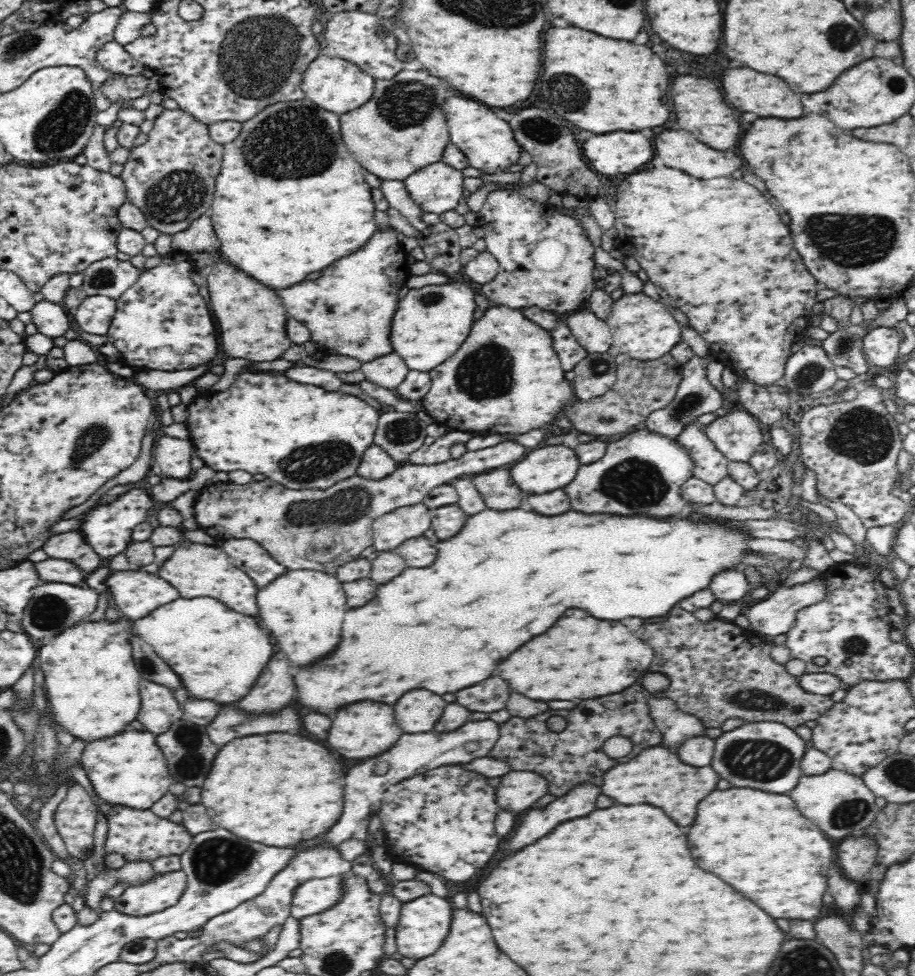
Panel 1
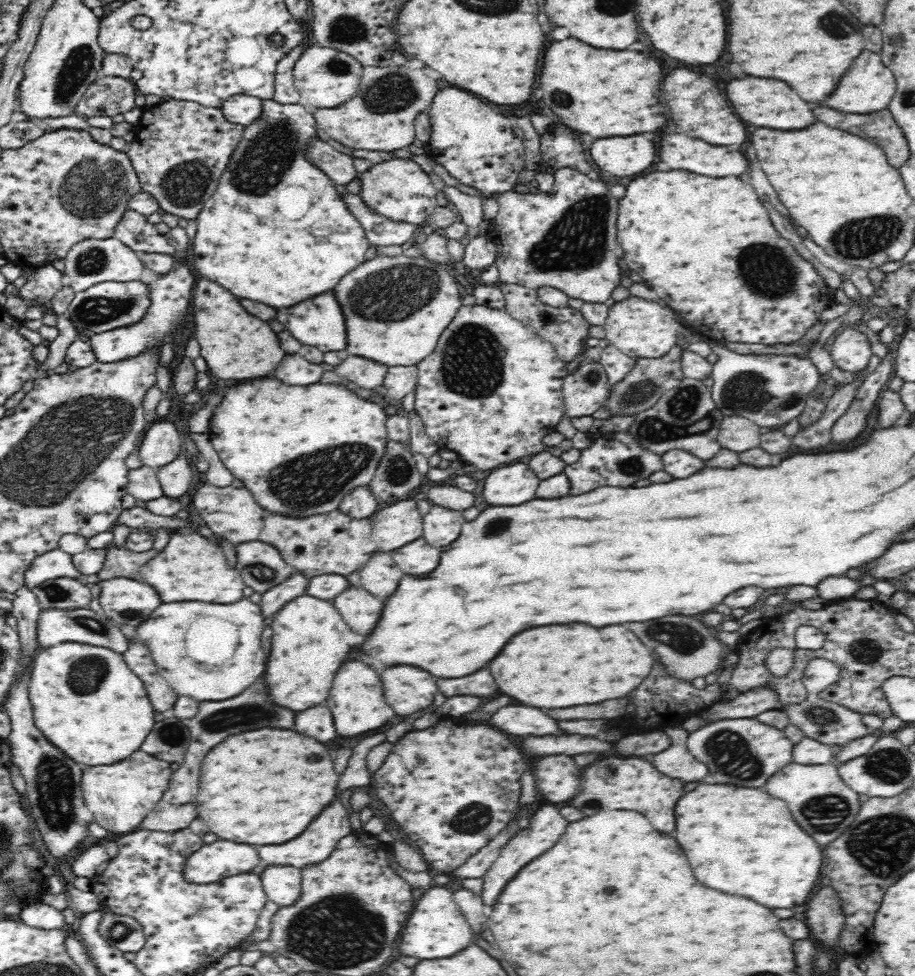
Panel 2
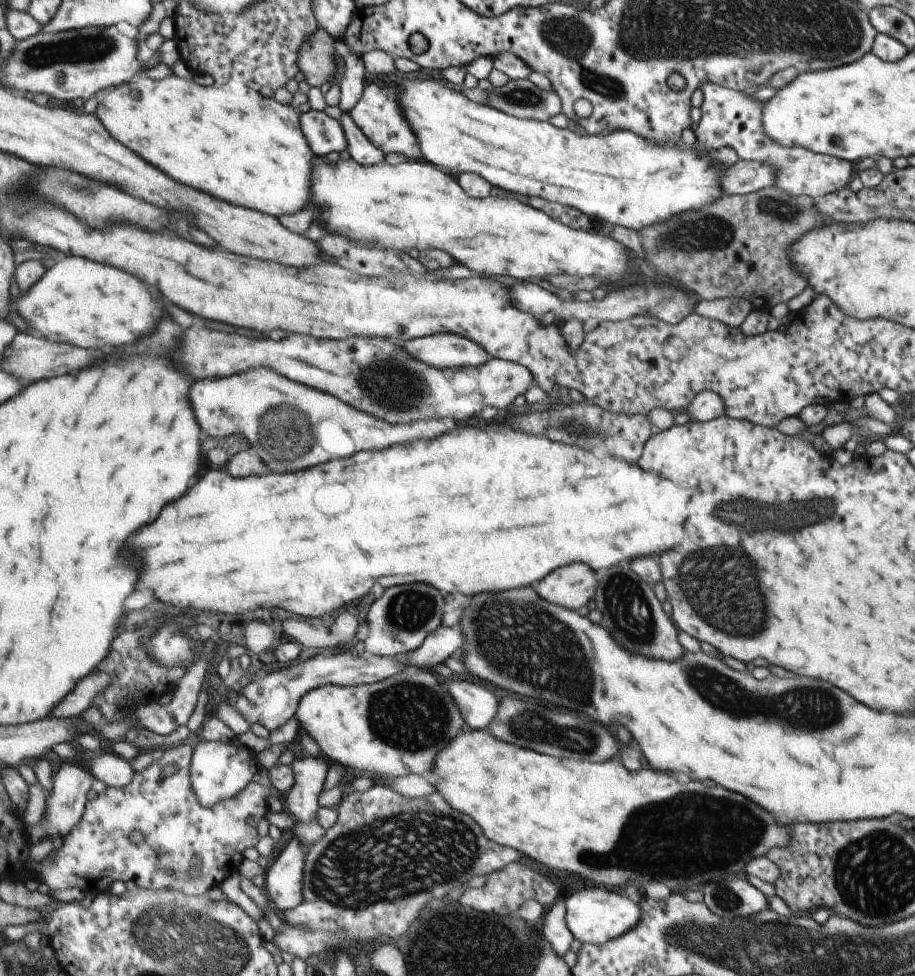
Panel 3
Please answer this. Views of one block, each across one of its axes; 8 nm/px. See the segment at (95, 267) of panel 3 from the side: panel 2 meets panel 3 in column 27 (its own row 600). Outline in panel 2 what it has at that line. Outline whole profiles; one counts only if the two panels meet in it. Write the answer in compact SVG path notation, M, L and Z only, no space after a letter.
M306 593L273 614L272 650L266 664L268 700L286 706L294 712L320 704L328 698L332 678L340 664L348 658L352 644L362 644L364 638L352 634L330 600L320 600Z

